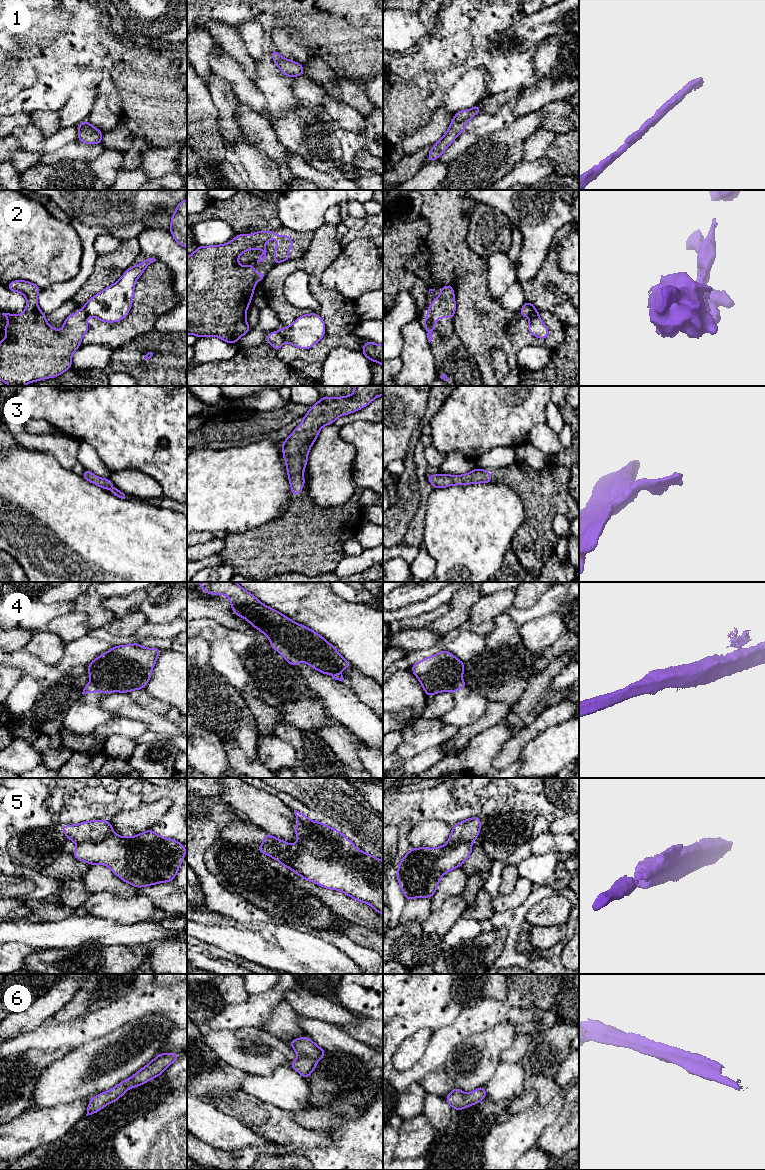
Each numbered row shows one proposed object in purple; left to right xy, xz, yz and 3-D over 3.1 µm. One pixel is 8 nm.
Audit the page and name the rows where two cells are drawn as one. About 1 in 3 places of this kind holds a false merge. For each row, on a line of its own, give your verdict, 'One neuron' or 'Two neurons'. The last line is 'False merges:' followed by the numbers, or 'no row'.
1: One neuron
2: Two neurons
3: One neuron
4: Two neurons
5: Two neurons
6: One neuron
False merges: 2, 4, 5

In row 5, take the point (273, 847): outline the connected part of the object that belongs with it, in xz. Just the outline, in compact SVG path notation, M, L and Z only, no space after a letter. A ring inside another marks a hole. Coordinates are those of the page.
M269 833L264 835L264 842L258 848L259 853L266 854L271 858L278 860L282 866L286 866L288 869L291 868L283 861L278 859L278 856L284 855L292 858L295 854L295 847L281 839L271 836Z

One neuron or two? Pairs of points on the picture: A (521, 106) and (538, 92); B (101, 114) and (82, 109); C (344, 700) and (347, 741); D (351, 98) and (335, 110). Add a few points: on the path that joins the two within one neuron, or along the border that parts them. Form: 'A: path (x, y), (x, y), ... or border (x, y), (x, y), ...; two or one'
A: path (525, 104), (534, 96); one
B: border (98, 96), (91, 111), (85, 118); two
C: border (332, 717), (344, 724), (359, 740); two
D: border (339, 96), (363, 116); two

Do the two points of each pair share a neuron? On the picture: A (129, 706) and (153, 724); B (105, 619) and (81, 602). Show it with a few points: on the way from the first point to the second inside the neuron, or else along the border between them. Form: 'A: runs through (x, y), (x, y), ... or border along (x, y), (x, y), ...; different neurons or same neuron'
A: runs through (135, 711), (142, 713), (147, 718); same neuron
B: runs through (99, 614), (87, 603); same neuron

